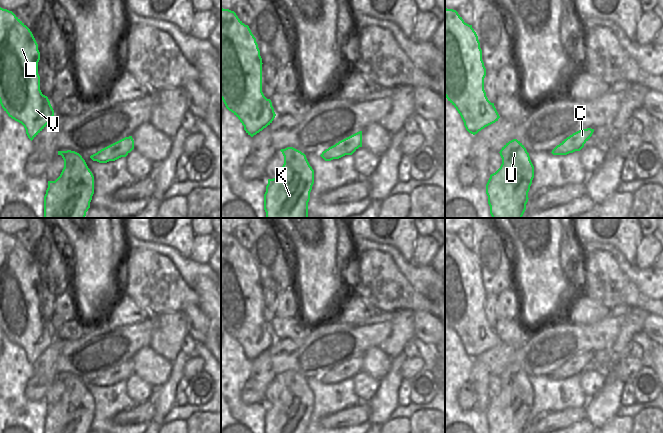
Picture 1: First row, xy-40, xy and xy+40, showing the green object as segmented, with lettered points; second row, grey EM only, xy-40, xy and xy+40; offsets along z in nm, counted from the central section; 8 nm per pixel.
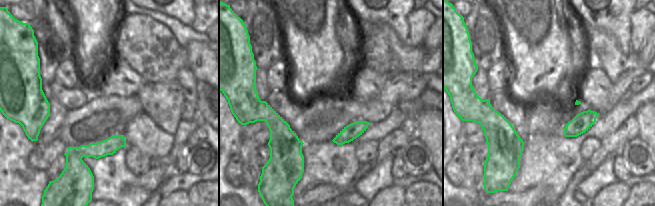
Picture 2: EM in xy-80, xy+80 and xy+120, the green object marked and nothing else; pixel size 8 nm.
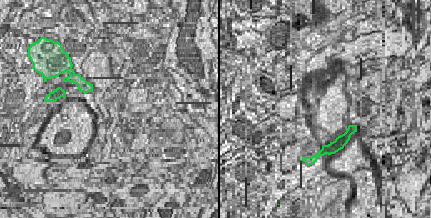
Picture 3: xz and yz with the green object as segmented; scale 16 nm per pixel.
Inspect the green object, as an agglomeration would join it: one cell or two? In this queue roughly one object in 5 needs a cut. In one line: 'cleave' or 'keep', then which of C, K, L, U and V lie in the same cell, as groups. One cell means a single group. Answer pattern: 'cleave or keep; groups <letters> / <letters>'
keep; groups C K L U V

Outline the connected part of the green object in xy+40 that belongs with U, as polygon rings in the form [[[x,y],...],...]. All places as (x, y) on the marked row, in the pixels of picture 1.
[[[517,139],[500,150],[502,164],[486,184],[492,218],[522,218],[534,178],[534,166],[524,145]]]

